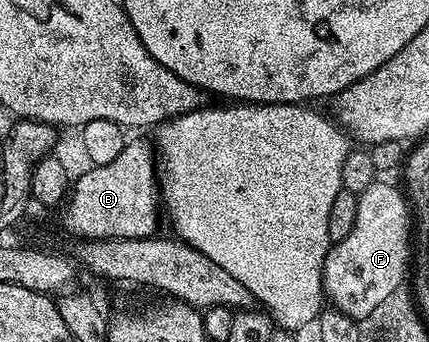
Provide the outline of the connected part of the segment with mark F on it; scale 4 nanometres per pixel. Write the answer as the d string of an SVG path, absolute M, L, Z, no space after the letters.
M376 179L369 185L362 193L358 194L358 214L356 215L356 223L352 227L352 231L348 231L348 235L344 235L344 239L333 242L330 246L330 253L326 256L326 262L324 263L324 271L322 272L322 292L328 298L329 304L333 308L338 309L344 315L353 317L355 319L366 318L376 310L376 307L380 306L388 295L395 295L399 292L398 288L402 285L402 280L407 280L408 266L412 261L412 252L410 253L410 225L412 229L412 210L404 196L403 190L399 188L397 184L389 185L389 180Z

